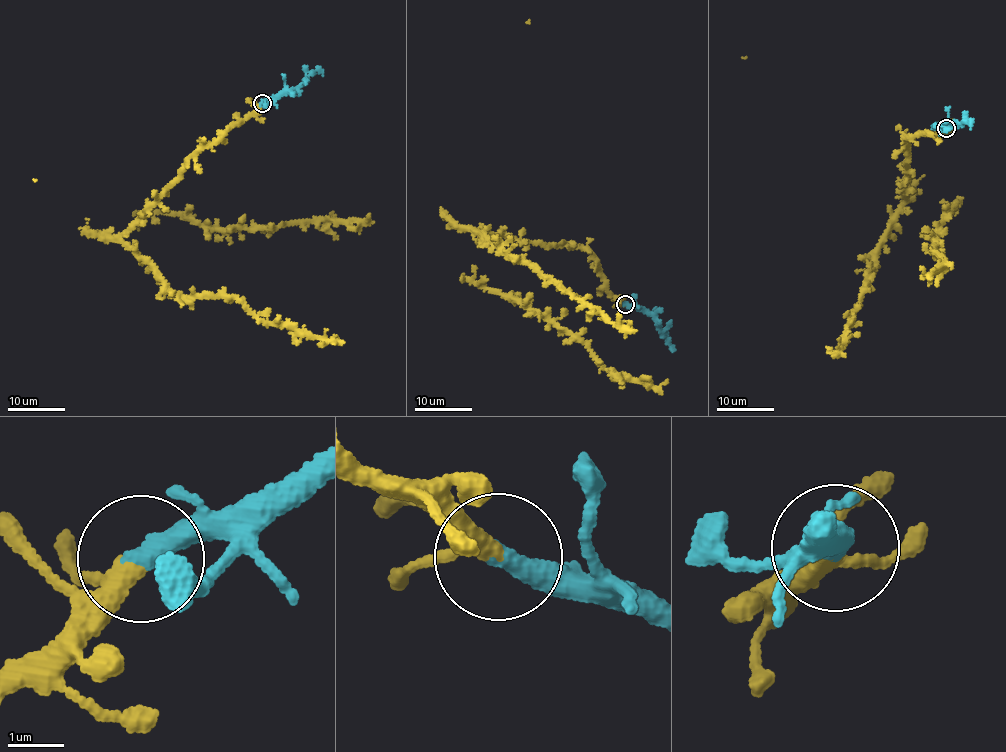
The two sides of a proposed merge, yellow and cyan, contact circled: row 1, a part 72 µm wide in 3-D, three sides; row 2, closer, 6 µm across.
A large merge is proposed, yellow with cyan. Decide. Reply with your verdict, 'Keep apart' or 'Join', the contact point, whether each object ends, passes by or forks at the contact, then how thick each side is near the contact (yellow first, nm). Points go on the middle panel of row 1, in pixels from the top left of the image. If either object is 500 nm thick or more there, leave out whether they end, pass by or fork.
Join. Place: (625, 304). At the ring yellow passes by. At the ring cyan ends. Thickness 280 nm (yellow) against 420 nm

